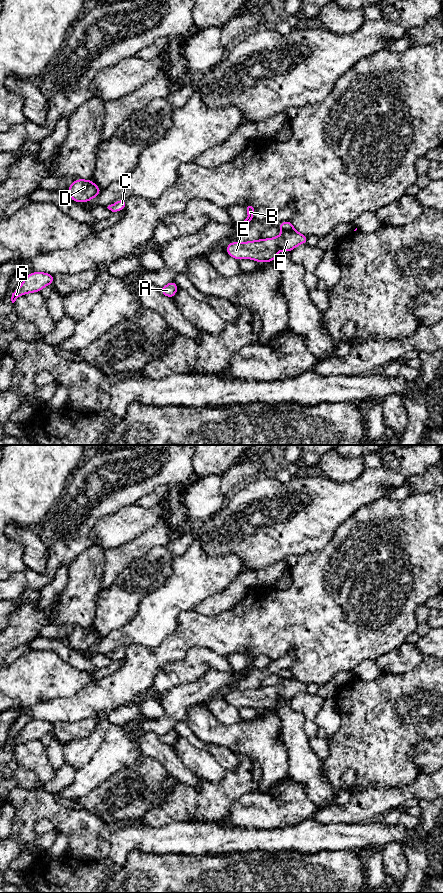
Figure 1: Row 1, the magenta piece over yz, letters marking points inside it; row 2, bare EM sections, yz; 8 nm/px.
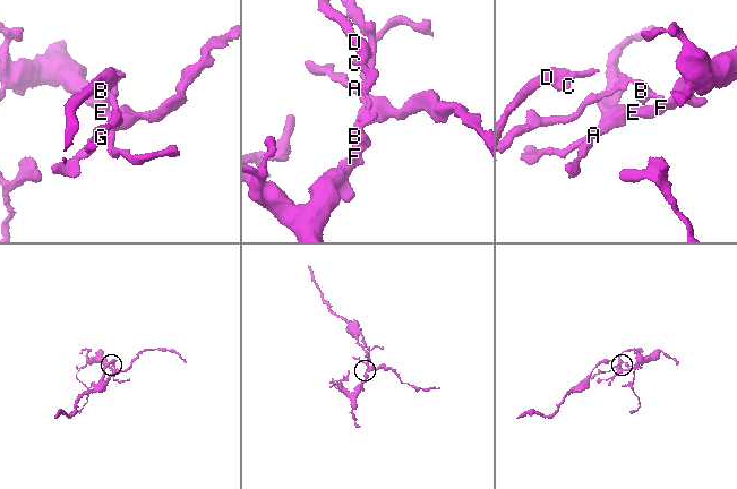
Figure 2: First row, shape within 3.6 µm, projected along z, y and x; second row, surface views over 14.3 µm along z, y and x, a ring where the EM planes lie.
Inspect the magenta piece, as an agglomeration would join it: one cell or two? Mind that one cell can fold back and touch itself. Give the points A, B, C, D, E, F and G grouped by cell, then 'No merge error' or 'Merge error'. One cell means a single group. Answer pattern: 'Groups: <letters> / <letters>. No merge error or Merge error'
Groups: A E F / B C D G. Merge error

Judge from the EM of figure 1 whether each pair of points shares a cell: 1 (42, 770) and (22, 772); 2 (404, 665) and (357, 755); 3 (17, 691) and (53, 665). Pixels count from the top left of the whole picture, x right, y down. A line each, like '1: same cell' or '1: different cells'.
1: different cells
2: different cells
3: same cell

